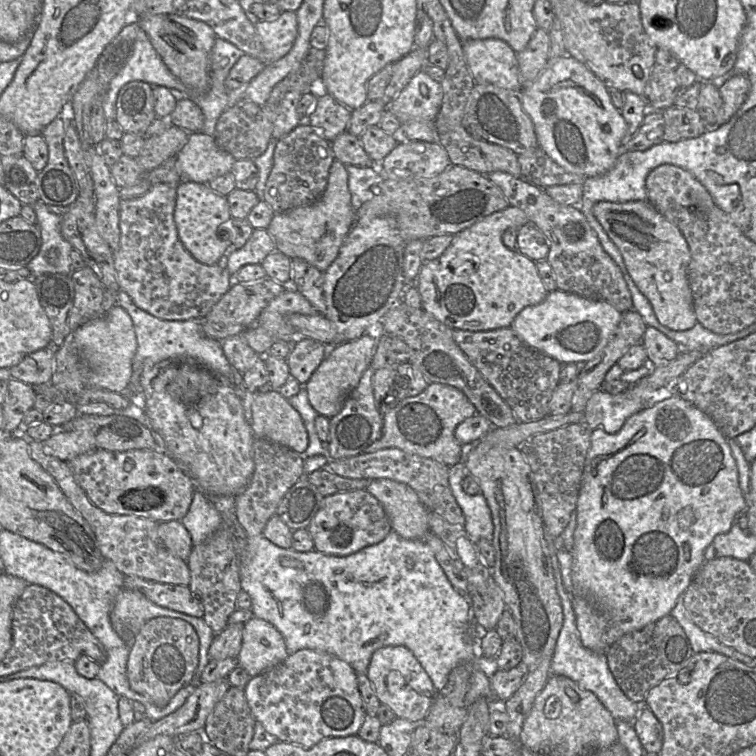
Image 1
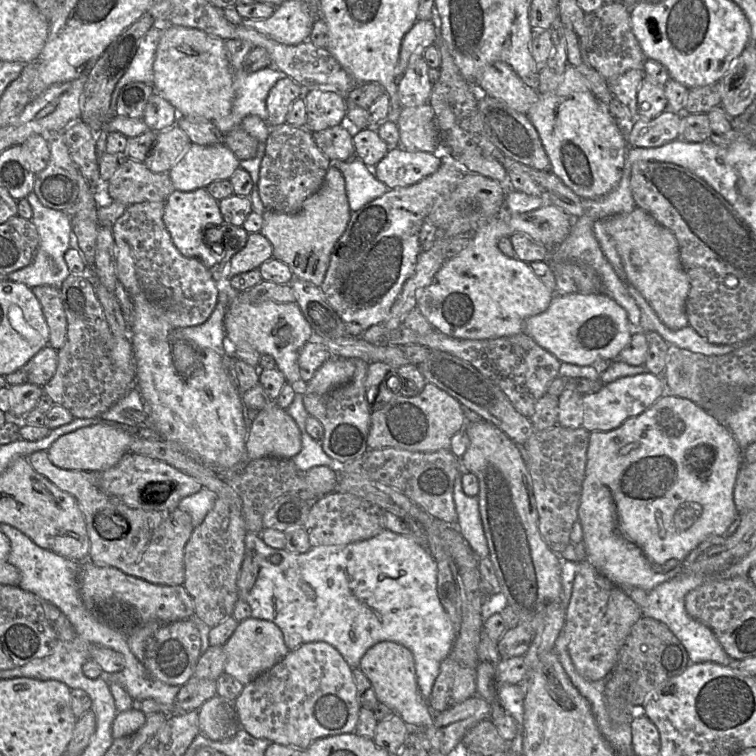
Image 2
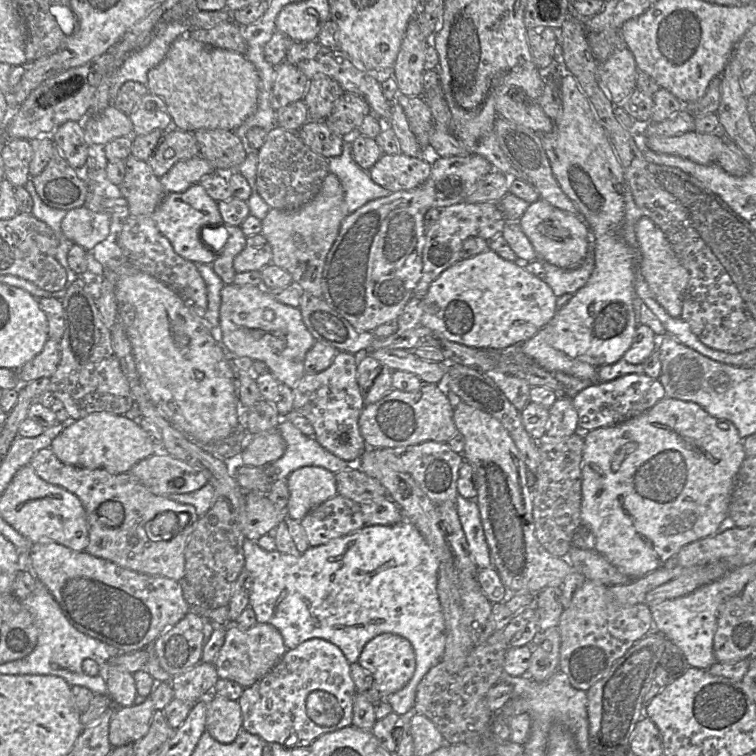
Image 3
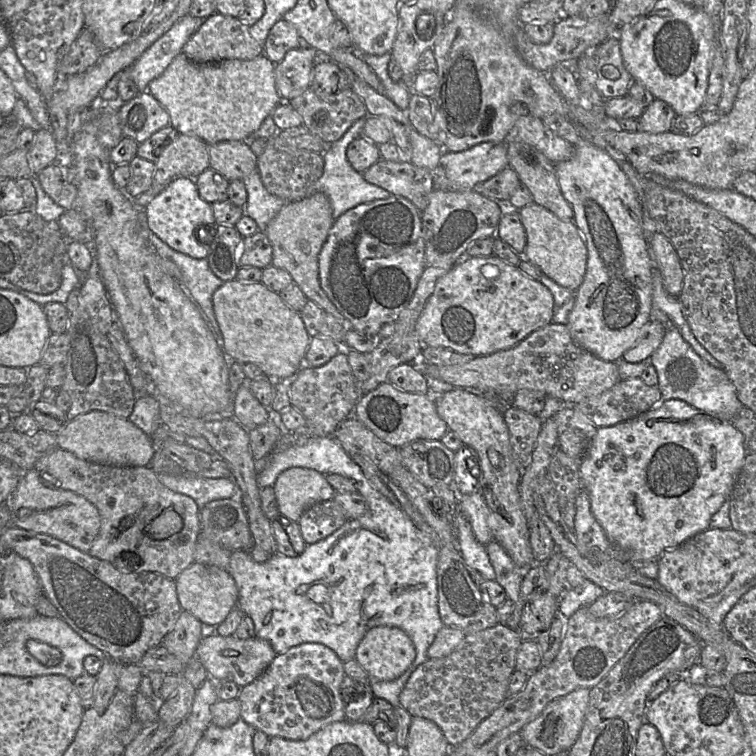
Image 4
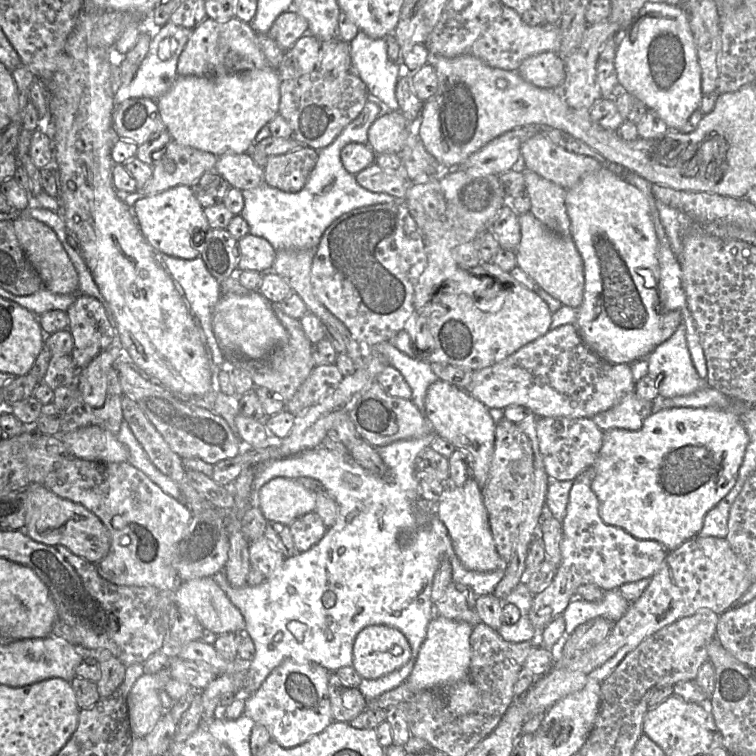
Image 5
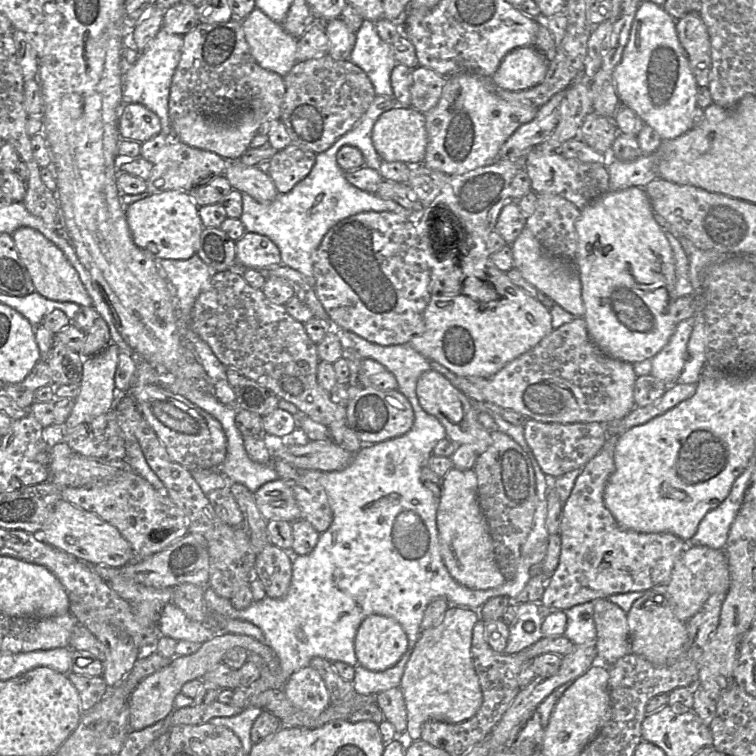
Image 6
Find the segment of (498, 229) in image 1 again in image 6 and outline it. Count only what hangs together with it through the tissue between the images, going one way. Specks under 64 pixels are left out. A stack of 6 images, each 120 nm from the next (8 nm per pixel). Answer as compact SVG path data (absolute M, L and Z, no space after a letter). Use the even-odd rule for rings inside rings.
M524 227L512 243L511 249L513 251L514 268L520 271L529 284L575 317L584 316L582 285L575 262L548 255L527 227ZM491 262L483 269L483 272L487 274L487 279L480 280L484 282L484 286L487 285L488 293L491 294L494 290L497 294L492 304L487 302L481 304L462 294L433 294L423 313L421 331L409 342L409 345L425 358L440 363L456 376L478 376L489 379L553 331L549 309L515 285L507 273L499 270Z

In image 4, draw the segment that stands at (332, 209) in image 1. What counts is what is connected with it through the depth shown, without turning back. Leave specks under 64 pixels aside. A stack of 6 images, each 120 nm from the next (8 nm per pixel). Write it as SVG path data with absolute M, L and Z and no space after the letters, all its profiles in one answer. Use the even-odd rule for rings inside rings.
M314 192L308 198L286 203L263 231L272 245L272 262L276 268L286 270L308 300L315 302L326 312L336 317L346 330L352 324L337 310L321 288L319 280L319 254L334 224L329 198L322 192Z

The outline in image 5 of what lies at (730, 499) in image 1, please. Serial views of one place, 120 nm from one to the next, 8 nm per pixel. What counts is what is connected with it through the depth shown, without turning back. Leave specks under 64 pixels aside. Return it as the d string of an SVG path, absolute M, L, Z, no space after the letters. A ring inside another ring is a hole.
M673 407L655 410L644 420L639 430L614 428L605 431L602 447L593 464L595 474L591 484L599 501L599 513L602 520L608 525L623 529L637 539L655 540L662 544L667 551L675 550L699 534L708 511L716 506L735 485L748 442L749 437L746 429L738 412L733 409Z

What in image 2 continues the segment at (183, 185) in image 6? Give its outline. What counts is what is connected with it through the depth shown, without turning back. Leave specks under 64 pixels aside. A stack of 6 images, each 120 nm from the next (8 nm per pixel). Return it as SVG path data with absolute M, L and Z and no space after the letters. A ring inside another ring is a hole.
M177 125L156 134L144 163L153 173L169 173L192 143Z

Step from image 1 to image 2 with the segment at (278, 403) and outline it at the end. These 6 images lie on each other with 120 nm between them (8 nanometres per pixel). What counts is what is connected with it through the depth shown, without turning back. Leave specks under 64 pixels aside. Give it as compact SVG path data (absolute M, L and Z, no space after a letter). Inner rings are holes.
M271 402L248 426L247 460L264 457L292 459L302 448L301 431L286 409Z

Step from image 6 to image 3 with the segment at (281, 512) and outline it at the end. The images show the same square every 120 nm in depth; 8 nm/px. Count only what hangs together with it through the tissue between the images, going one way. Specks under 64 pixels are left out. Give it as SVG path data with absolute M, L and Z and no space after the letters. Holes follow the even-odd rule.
M305 466L295 470L288 476L287 485L290 492L287 516L297 521L301 521L313 508L338 494L335 474L319 466Z

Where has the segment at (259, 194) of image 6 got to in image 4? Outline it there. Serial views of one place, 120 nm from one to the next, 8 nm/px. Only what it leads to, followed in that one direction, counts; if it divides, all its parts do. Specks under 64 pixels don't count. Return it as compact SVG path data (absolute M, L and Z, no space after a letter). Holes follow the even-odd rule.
M223 141L208 145L210 168L222 174L228 181L243 180L257 169L258 157L250 149L248 141Z

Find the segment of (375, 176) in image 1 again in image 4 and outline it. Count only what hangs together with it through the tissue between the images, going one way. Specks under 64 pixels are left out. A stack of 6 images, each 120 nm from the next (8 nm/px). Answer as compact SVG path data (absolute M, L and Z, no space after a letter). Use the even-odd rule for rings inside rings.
M366 118L358 119L339 140L328 145L323 153L324 172L315 184L315 192L327 195L332 206L334 219L339 218L346 211L359 204L386 199L392 195L389 191L367 182L363 173L356 171L347 159L347 148L354 139L363 136L365 122Z

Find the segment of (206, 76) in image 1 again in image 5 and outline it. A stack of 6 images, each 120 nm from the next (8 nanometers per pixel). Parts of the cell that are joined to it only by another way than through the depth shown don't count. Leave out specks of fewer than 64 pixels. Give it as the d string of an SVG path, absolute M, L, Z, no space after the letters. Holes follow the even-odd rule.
M271 66L223 77L177 76L171 88L157 99L157 106L165 129L176 143L217 157L248 153L259 131L279 114L281 81L277 70Z

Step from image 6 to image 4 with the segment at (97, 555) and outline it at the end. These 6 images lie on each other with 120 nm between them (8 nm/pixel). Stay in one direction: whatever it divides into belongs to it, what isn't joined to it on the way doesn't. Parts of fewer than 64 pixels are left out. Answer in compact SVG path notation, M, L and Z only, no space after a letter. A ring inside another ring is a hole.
M34 469L22 473L18 485L5 503L7 503L10 511L10 523L12 526L9 527L49 535L82 553L88 553L100 530L100 516L93 504L74 492L47 487Z

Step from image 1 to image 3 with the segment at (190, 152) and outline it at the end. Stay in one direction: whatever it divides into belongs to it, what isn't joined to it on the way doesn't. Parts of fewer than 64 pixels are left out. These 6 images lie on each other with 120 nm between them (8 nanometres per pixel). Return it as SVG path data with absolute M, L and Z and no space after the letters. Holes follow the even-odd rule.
M198 155L178 161L160 178L160 182L166 193L181 193L214 172L216 172L214 167L205 158Z

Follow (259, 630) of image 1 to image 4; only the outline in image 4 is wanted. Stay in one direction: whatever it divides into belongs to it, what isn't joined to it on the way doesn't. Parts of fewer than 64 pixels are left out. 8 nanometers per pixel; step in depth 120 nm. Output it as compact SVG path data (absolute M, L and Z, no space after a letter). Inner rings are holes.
M220 635L203 638L195 652L195 658L203 664L209 680L219 683L230 681L240 689L255 681L276 657L269 642L263 639L239 640L234 636Z

